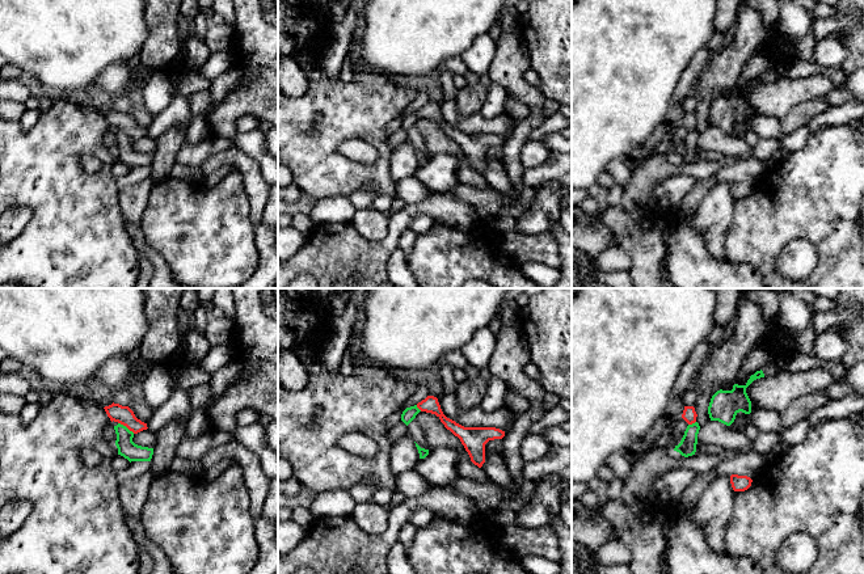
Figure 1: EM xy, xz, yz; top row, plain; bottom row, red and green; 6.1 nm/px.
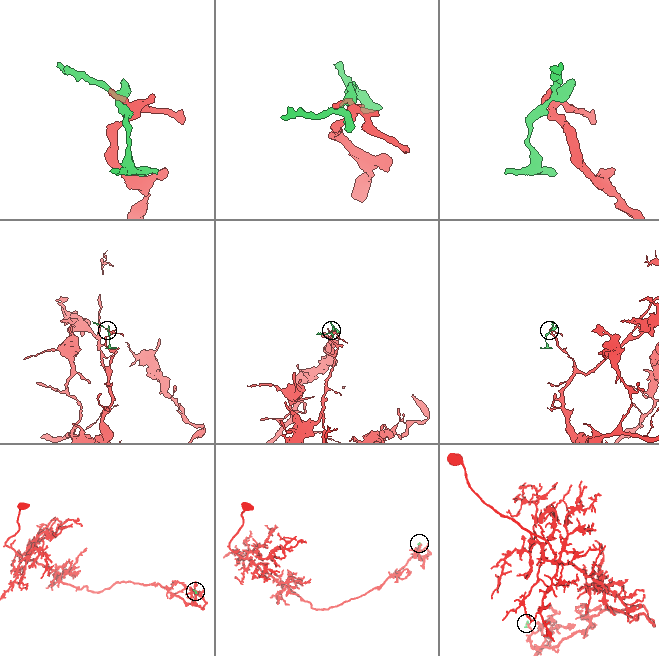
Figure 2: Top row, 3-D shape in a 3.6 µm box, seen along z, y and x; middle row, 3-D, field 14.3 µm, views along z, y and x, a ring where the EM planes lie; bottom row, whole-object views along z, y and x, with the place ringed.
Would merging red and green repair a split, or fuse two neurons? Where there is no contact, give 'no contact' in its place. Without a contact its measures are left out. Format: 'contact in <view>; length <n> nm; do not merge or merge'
contact in xy; length 120 nm; do not merge

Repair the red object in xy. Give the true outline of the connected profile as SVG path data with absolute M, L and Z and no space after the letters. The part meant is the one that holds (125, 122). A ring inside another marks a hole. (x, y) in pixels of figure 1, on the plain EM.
M113 109L111 111L105 113L104 115L111 128L114 127L126 132L134 140L148 135L147 130L138 126L128 113L122 113L119 110Z

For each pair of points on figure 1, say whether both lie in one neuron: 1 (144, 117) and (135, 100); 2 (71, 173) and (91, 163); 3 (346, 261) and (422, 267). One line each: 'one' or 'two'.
1: one
2: two
3: two

